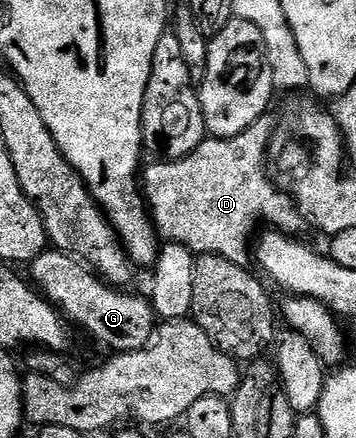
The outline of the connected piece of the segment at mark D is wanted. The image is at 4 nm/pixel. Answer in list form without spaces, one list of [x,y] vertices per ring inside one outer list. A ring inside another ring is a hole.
[[[268,115],[260,116],[247,130],[243,130],[243,134],[235,134],[235,138],[206,138],[197,149],[184,156],[182,160],[153,162],[157,164],[151,165],[150,168],[148,165],[144,169],[143,195],[152,221],[166,241],[181,244],[194,254],[222,256],[241,262],[244,261],[249,235],[256,230],[260,220],[266,220],[270,229],[297,234],[301,222],[303,223],[301,209],[298,208],[296,200],[288,191],[282,190],[278,181],[271,175],[269,139],[272,138],[273,132],[269,129],[269,119]]]

